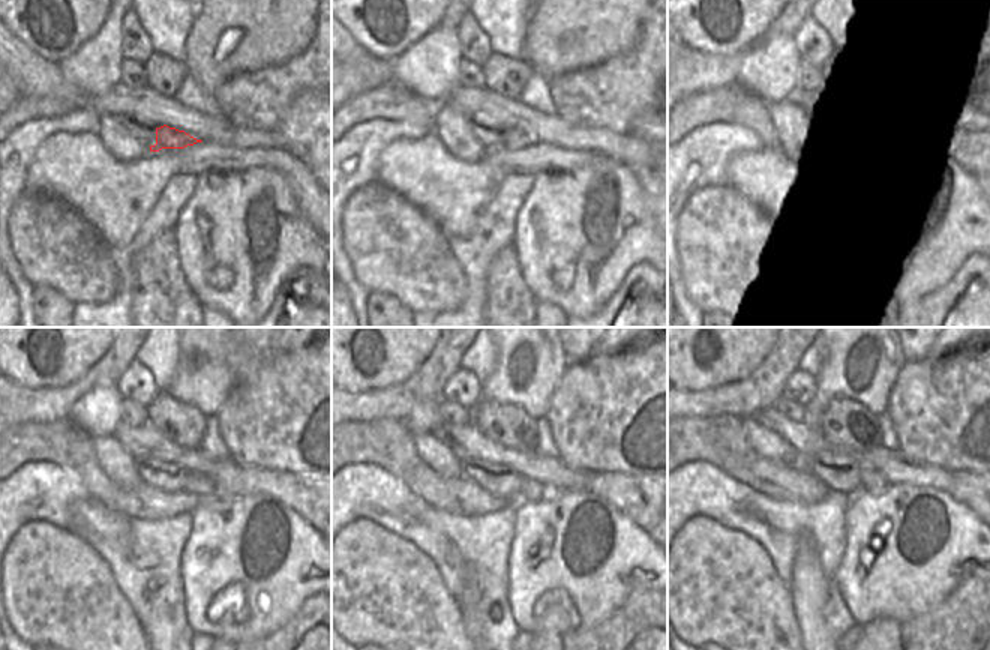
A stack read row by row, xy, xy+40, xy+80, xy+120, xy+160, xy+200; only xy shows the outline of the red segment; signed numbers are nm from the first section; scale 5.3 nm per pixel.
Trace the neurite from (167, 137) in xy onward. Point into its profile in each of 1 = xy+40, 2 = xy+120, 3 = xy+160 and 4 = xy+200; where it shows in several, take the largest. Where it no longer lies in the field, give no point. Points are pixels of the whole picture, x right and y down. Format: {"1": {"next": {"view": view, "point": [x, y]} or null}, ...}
{"1": {"next": {"view": "xy+40", "point": [515, 138]}}, "2": {"next": {"view": "xy+120", "point": [200, 485]}}, "3": {"next": {"view": "xy+160", "point": [531, 490]}}, "4": {"next": {"view": "xy+200", "point": [870, 479]}}}

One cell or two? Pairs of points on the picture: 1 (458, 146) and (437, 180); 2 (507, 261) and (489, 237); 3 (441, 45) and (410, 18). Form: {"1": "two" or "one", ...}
{"1": "two", "2": "two", "3": "two"}

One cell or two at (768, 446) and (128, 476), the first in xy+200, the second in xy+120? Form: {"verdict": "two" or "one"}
{"verdict": "one"}

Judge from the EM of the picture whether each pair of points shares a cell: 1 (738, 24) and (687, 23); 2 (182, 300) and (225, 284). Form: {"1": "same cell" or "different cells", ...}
{"1": "same cell", "2": "different cells"}

